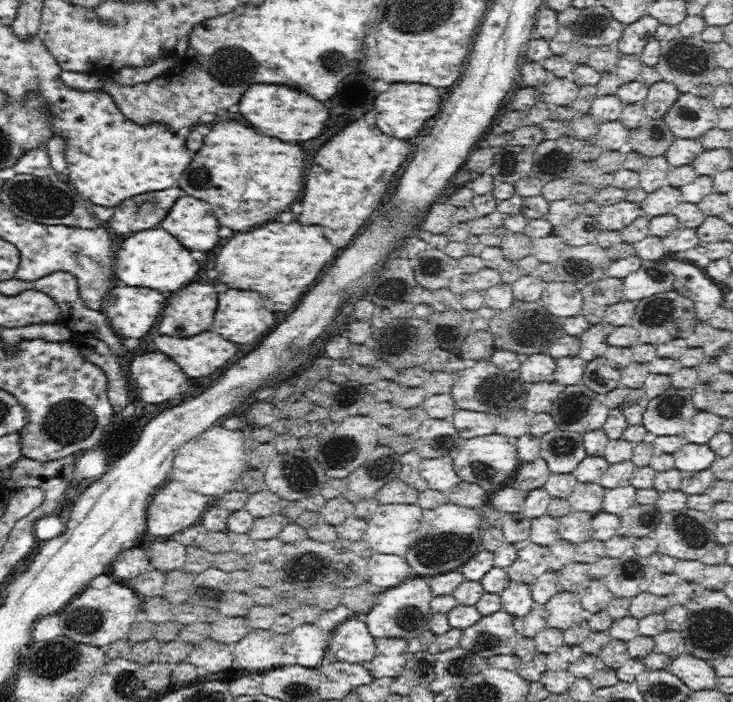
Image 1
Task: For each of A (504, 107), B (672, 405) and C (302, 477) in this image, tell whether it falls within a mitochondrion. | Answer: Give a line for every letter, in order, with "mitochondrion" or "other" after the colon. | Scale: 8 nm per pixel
A: other
B: mitochondrion
C: mitochondrion

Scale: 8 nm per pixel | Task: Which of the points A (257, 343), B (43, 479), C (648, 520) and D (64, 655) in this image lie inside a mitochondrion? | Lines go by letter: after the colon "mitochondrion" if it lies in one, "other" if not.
A: other
B: other
C: mitochondrion
D: mitochondrion

